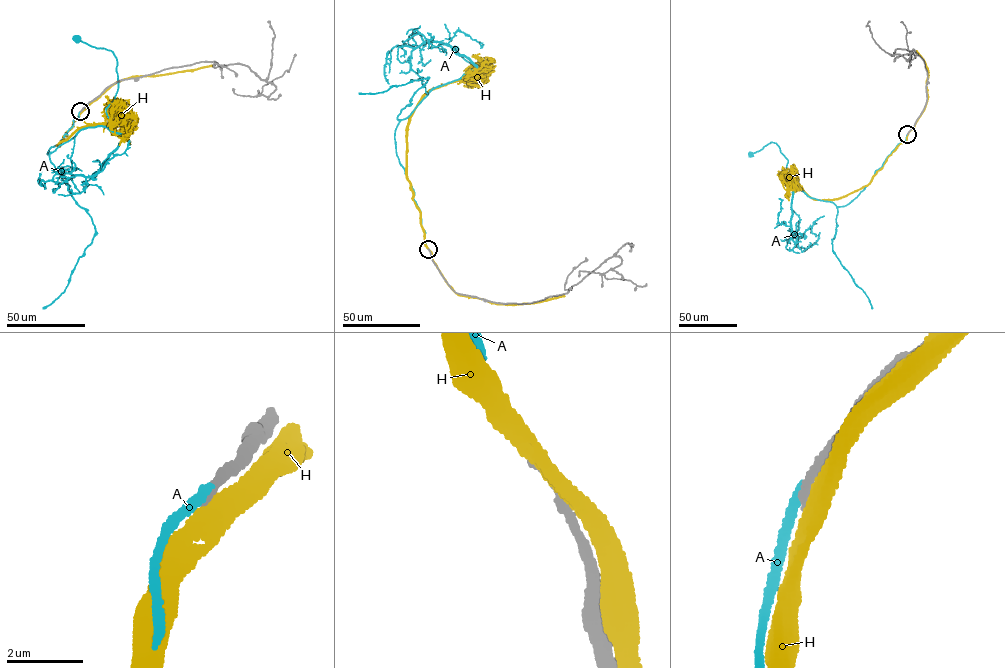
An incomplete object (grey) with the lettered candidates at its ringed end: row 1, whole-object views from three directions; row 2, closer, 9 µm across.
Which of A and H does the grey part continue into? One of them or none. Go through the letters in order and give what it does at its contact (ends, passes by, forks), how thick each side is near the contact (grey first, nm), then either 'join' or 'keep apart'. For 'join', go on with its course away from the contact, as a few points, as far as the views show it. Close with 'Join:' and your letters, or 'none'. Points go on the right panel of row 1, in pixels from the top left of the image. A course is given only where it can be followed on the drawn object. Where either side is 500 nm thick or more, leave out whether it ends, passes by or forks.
A: it ends | 280/280 nm | keep apart
H: it passes by | 320/420 nm | keep apart
Join: none

